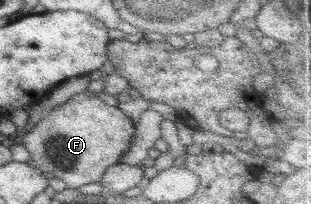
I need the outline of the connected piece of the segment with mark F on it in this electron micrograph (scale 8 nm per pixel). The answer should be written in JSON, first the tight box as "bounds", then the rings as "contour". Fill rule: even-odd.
{"bounds":[21,90,135,188],"contour":[[[85,90],[70,97],[64,104],[48,110],[22,137],[21,144],[30,155],[29,163],[43,170],[47,176],[61,179],[66,188],[79,188],[80,185],[86,185],[86,183],[98,182],[107,167],[118,163],[134,137],[135,127],[130,118],[119,108],[106,105],[94,94]]]}

